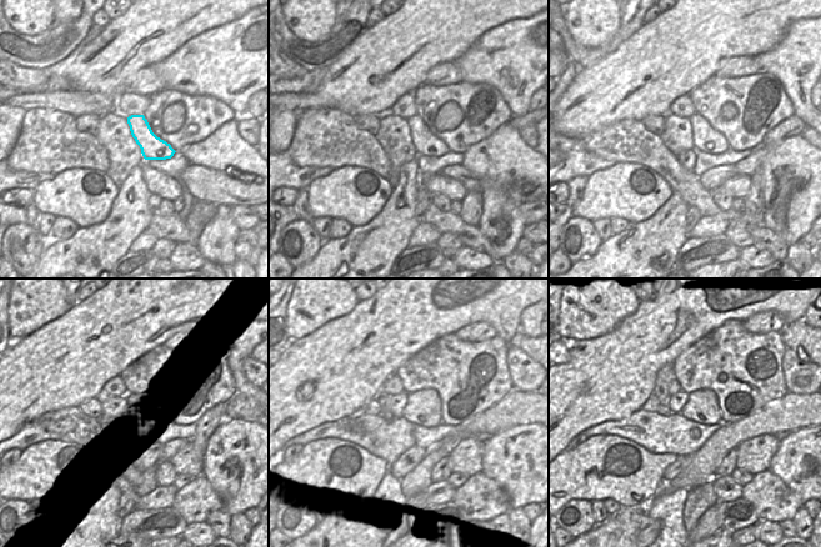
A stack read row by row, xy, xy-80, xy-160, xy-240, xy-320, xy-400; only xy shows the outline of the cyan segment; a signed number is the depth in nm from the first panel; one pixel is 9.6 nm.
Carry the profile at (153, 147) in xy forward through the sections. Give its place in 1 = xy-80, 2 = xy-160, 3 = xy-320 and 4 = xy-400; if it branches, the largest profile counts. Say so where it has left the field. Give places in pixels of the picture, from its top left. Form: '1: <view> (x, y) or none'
1: xy-80 (426, 142)
2: xy-160 (705, 139)
3: xy-320 (424, 407)
4: xy-400 (701, 407)

